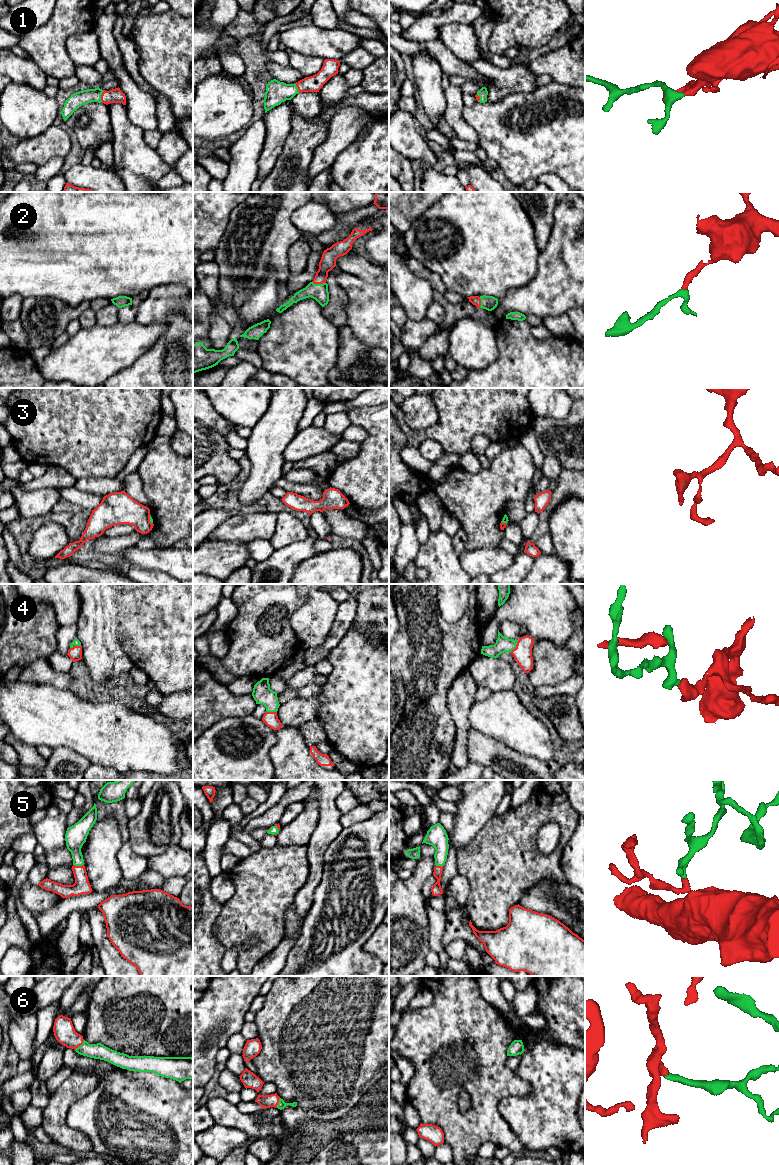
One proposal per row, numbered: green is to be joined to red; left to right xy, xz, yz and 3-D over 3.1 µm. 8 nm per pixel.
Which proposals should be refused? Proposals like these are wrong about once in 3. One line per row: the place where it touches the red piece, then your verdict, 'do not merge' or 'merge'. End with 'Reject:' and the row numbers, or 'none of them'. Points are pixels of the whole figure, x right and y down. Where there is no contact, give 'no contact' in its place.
1: xy (101, 96) | merge
2: xz (319, 283) | merge
3: xy (149, 519) | merge
4: yz (516, 646) | merge
5: xy (78, 866) | merge
6: xy (80, 1044) | merge
Reject: none of them

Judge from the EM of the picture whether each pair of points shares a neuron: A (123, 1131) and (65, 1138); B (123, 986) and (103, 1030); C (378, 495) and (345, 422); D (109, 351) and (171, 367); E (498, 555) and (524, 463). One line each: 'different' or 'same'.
A: different
B: same
C: different
D: different
E: different

